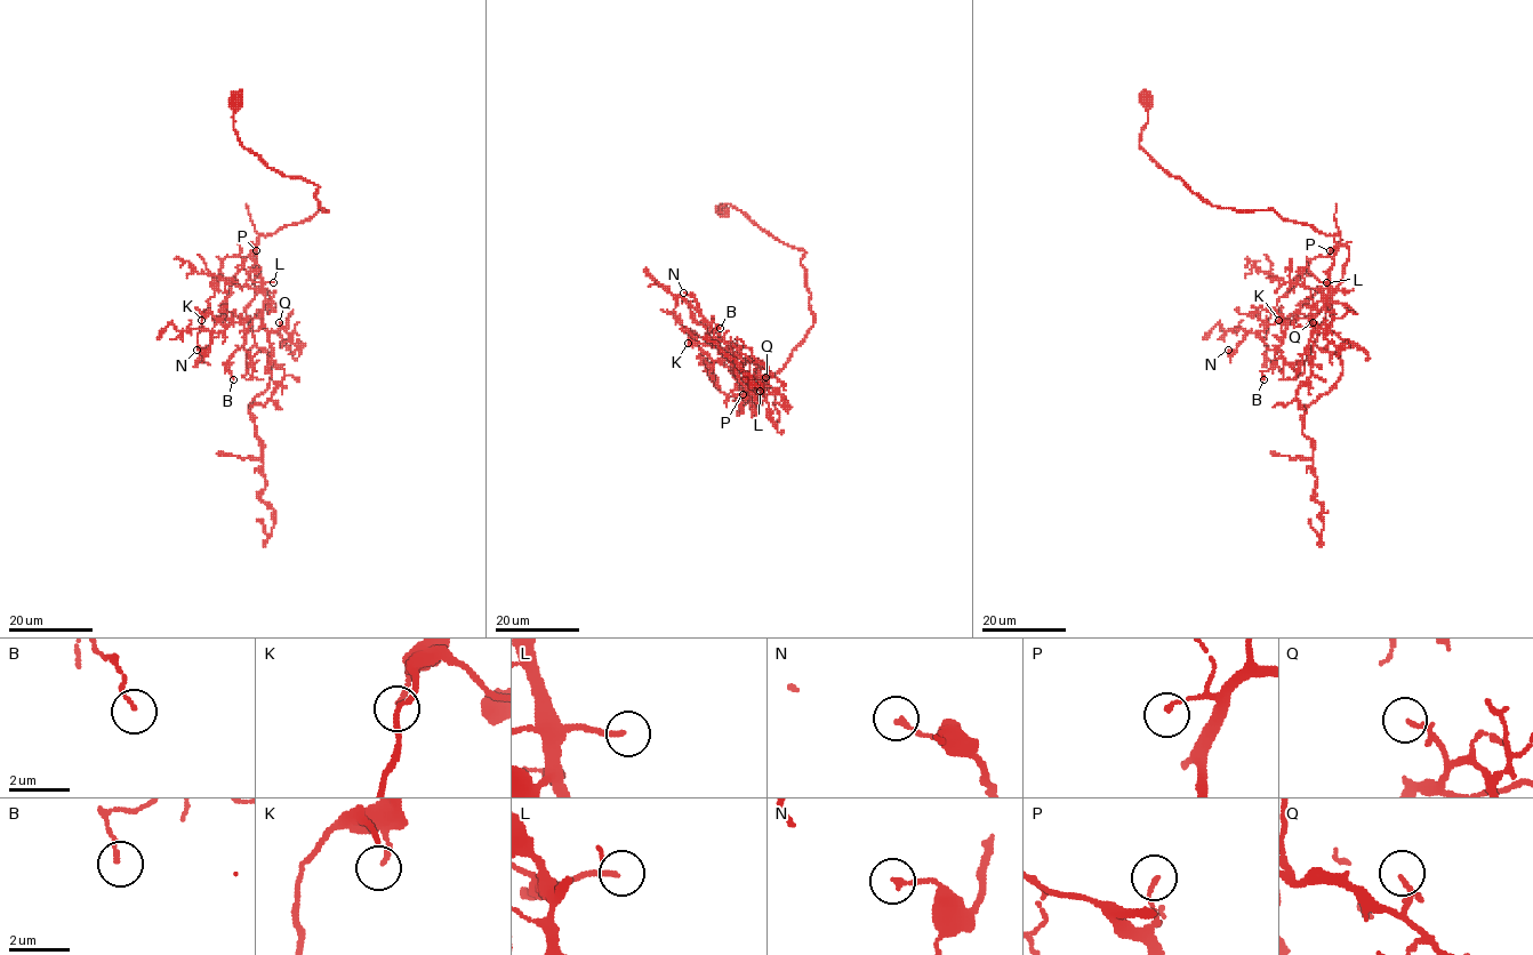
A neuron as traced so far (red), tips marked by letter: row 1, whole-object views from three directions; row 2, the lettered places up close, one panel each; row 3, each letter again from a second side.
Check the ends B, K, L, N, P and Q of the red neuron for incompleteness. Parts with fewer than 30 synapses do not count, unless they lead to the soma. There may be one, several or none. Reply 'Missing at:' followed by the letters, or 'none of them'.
Missing at: L

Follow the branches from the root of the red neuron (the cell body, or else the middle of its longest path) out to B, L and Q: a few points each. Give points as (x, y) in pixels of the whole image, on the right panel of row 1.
B: (1348, 255), (1345, 246), (1338, 249), (1325, 306), (1286, 327), (1274, 364), (1261, 372), (1263, 379)
L: (1348, 255), (1345, 246), (1338, 249), (1326, 282)
Q: (1348, 255), (1345, 246), (1338, 249), (1330, 273), (1325, 306), (1311, 321), (1316, 330), (1317, 324), (1313, 322)

